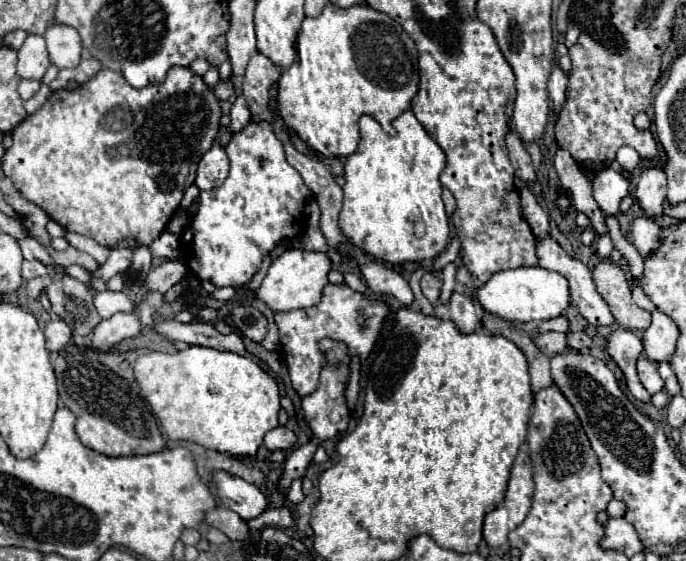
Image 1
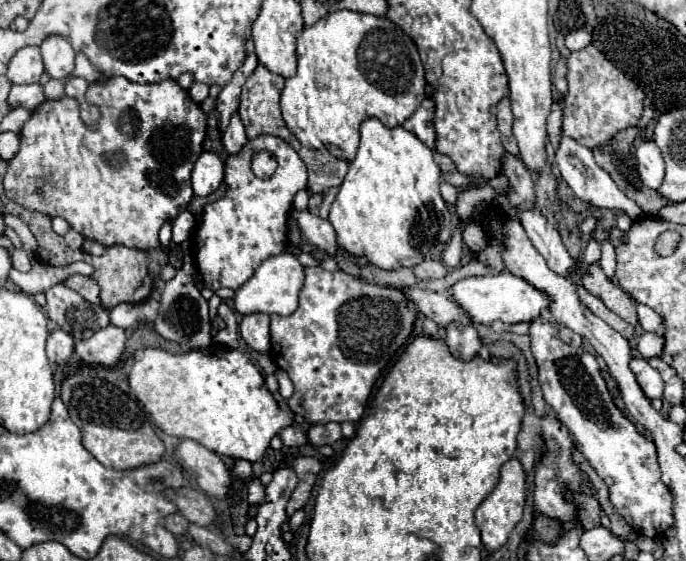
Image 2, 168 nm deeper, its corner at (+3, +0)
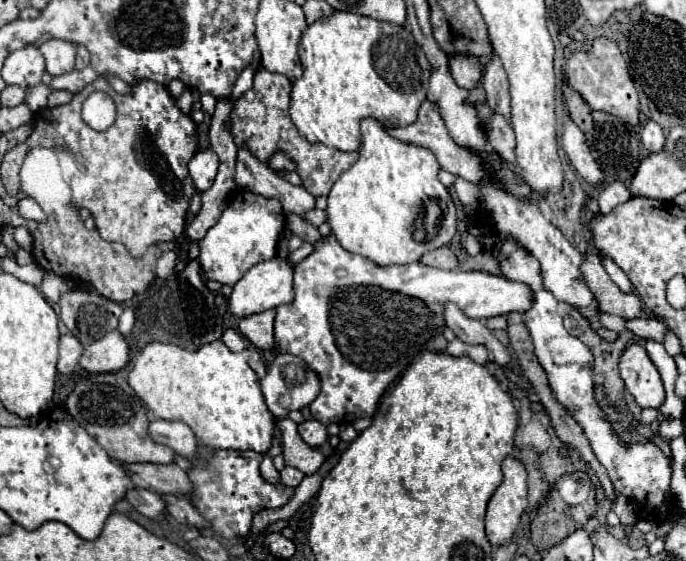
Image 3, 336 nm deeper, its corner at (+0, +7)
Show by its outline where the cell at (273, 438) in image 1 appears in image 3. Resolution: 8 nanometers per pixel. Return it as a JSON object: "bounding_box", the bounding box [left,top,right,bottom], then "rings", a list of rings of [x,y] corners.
{"bounding_box":[298,420,328,448],"rings":[[[310,420],[310,422],[302,422],[298,426],[298,432],[302,436],[302,440],[312,446],[312,448],[320,448],[326,440],[328,440],[328,432],[326,426],[320,424],[318,420]]]}

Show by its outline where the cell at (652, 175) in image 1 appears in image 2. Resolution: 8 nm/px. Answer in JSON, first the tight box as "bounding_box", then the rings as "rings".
{"bounding_box":[637,141,665,189],"rings":[[[645,141],[637,147],[637,171],[641,175],[641,181],[649,189],[659,189],[665,175],[665,165],[661,151],[653,141]]]}

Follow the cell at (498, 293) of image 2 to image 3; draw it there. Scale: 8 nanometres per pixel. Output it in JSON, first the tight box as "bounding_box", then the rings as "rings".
{"bounding_box":[274,234,532,424],"rings":[[[330,234],[322,240],[318,240],[314,244],[314,252],[304,258],[296,268],[294,268],[294,302],[292,304],[284,304],[284,306],[278,306],[276,308],[276,322],[274,322],[274,338],[276,338],[276,344],[274,344],[274,350],[284,354],[294,354],[294,356],[300,356],[302,360],[308,362],[308,366],[318,372],[320,376],[320,382],[322,382],[322,392],[318,394],[318,398],[310,404],[310,412],[312,416],[322,422],[322,424],[352,424],[354,420],[362,418],[362,416],[368,416],[372,418],[378,410],[378,400],[382,398],[382,394],[386,392],[386,388],[414,362],[414,358],[422,352],[422,348],[426,346],[426,342],[440,330],[440,310],[444,310],[444,304],[446,302],[454,302],[468,318],[474,318],[474,320],[486,320],[486,318],[492,318],[492,316],[502,316],[502,314],[508,314],[508,312],[524,312],[530,308],[530,302],[532,302],[532,292],[526,284],[520,284],[520,282],[512,282],[504,276],[492,276],[492,274],[486,274],[486,272],[462,272],[462,270],[440,270],[440,268],[432,268],[432,266],[424,266],[420,262],[412,262],[412,264],[404,264],[404,266],[386,266],[386,268],[380,268],[376,266],[374,262],[370,262],[368,258],[360,256],[360,254],[350,254],[346,252],[338,242],[336,238]]]}

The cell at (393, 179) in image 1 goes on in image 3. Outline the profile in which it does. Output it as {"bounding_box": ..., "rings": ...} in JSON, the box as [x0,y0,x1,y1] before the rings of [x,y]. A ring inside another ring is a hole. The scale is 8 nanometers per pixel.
{"bounding_box":[326,118,456,266],"rings":[[[372,118],[362,120],[362,136],[364,136],[364,142],[360,148],[358,162],[334,182],[334,186],[328,194],[328,208],[326,208],[328,224],[332,228],[334,238],[340,242],[340,246],[348,252],[356,252],[356,254],[372,260],[378,266],[392,266],[392,264],[418,262],[422,254],[448,244],[456,234],[456,206],[454,206],[446,186],[438,180],[440,166],[438,166],[436,158],[432,156],[432,152],[388,136],[386,130]],[[424,198],[440,198],[444,210],[442,210],[442,224],[438,228],[438,234],[426,242],[418,242],[418,240],[414,240],[412,230],[414,230],[414,220],[418,218],[418,214],[424,206]]]}

